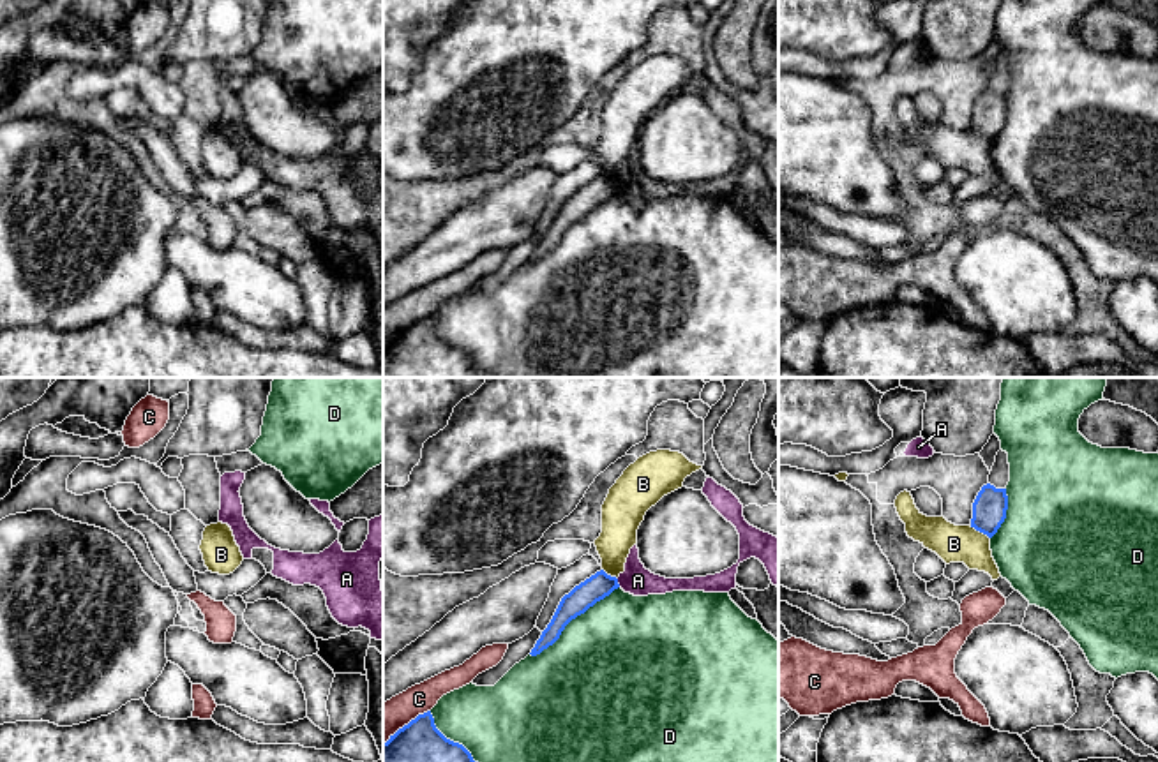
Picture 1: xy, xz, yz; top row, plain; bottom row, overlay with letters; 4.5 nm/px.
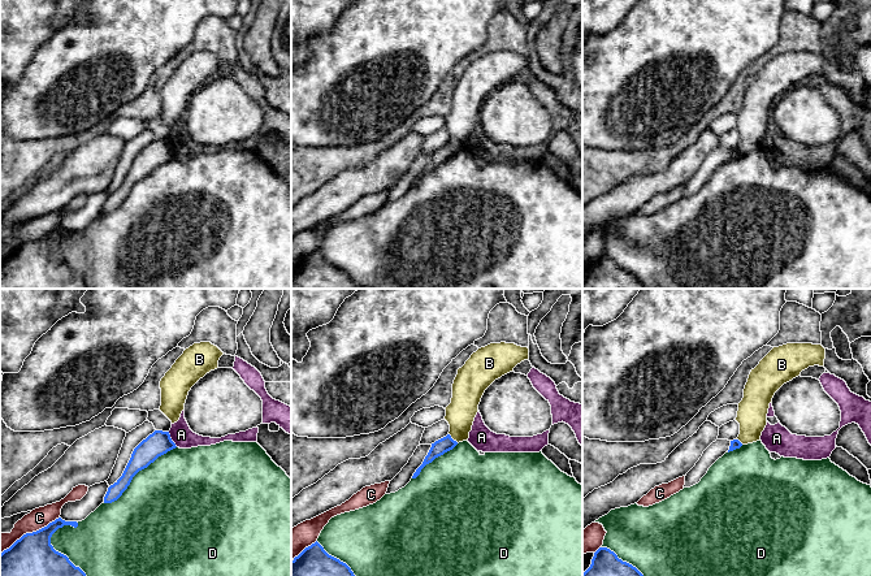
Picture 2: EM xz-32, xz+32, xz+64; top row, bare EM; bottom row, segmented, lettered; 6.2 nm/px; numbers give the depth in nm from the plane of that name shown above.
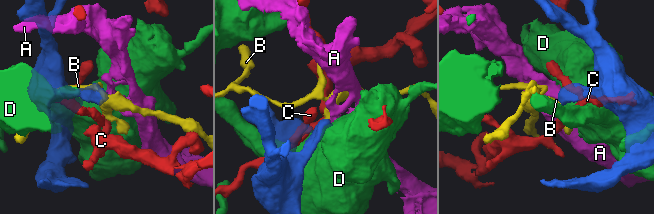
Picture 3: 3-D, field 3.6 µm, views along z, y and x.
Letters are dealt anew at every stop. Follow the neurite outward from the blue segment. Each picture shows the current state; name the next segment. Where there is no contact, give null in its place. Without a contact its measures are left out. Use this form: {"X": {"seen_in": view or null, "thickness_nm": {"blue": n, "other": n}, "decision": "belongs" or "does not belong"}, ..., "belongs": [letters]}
{"A": {"seen_in": "xz", "thickness_nm": {"blue": 120, "other": 140}, "decision": "does not belong"}, "B": {"seen_in": "yz", "thickness_nm": {"blue": 160, "other": 180}, "decision": "does not belong"}, "C": {"seen_in": "xz", "thickness_nm": {"blue": 190, "other": 160}, "decision": "does not belong"}, "D": {"seen_in": "xz", "thickness_nm": {"blue": 120, "other": 480}, "decision": "does not belong"}, "belongs": []}

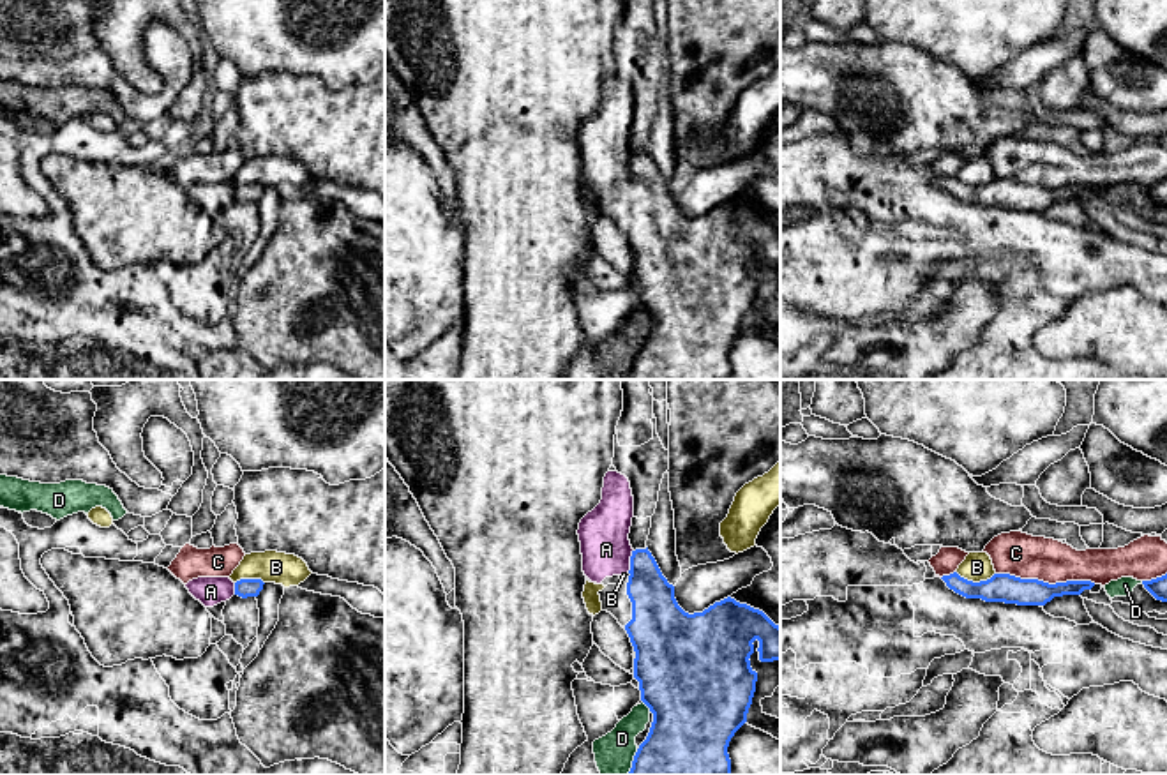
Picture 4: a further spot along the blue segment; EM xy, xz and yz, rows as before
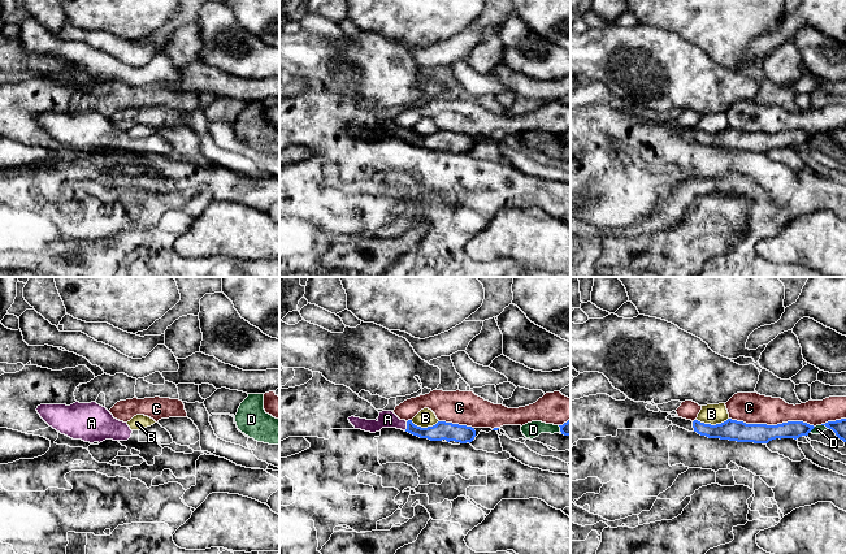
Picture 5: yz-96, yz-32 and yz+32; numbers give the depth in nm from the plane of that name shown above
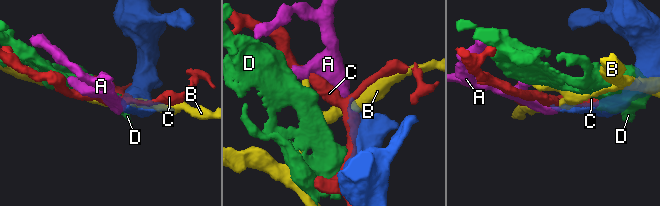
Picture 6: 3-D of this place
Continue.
{"A": {"seen_in": "xz", "thickness_nm": {"blue": 200, "other": 220}, "decision": "belongs"}, "B": {"seen_in": "yz", "thickness_nm": {"blue": 130, "other": 130}, "decision": "does not belong"}, "C": {"seen_in": "yz", "thickness_nm": {"blue": 130, "other": 200}, "decision": "does not belong"}, "D": {"seen_in": "xz", "thickness_nm": {"blue": 500, "other": 170}, "decision": "does not belong"}, "belongs": ["A"]}

